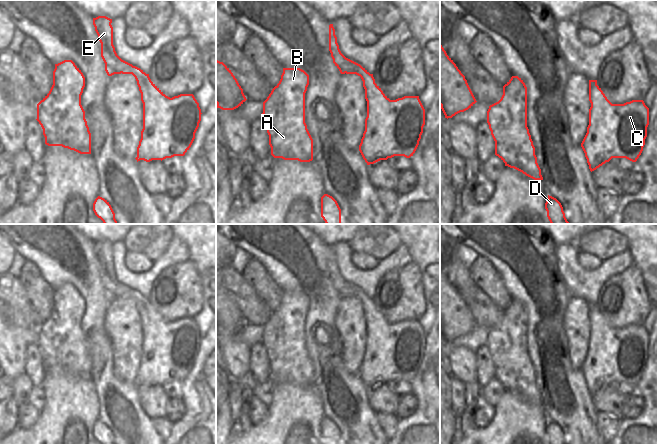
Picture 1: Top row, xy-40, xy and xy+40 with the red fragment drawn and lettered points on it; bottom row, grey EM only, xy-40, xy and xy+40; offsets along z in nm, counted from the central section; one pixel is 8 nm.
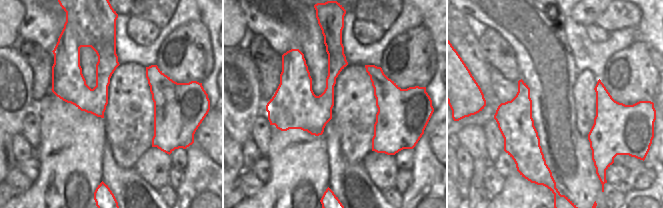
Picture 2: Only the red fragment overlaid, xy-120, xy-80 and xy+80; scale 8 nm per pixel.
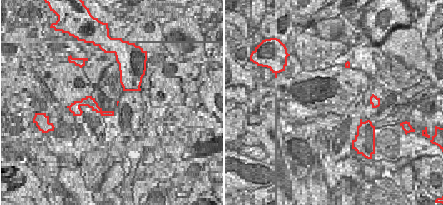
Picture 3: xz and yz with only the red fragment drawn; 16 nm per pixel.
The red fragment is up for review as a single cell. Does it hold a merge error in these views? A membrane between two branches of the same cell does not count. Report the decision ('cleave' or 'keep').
cleave

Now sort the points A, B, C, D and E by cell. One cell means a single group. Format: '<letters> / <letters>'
A B D E / C

